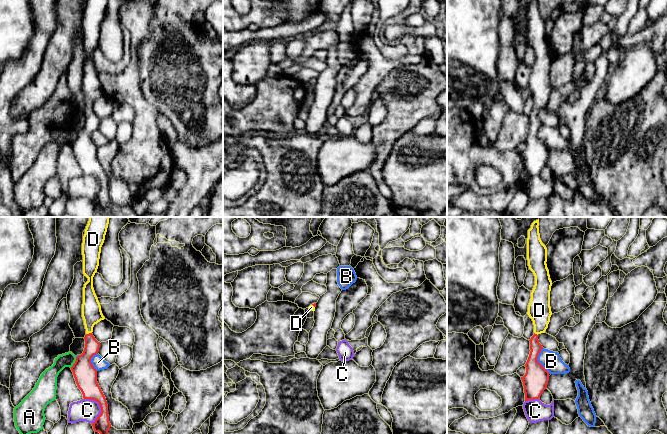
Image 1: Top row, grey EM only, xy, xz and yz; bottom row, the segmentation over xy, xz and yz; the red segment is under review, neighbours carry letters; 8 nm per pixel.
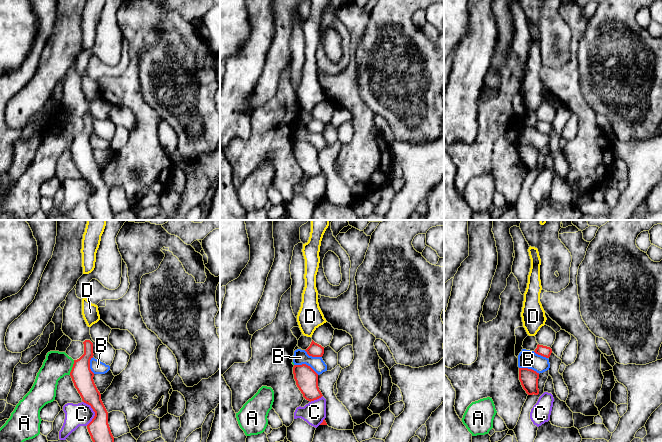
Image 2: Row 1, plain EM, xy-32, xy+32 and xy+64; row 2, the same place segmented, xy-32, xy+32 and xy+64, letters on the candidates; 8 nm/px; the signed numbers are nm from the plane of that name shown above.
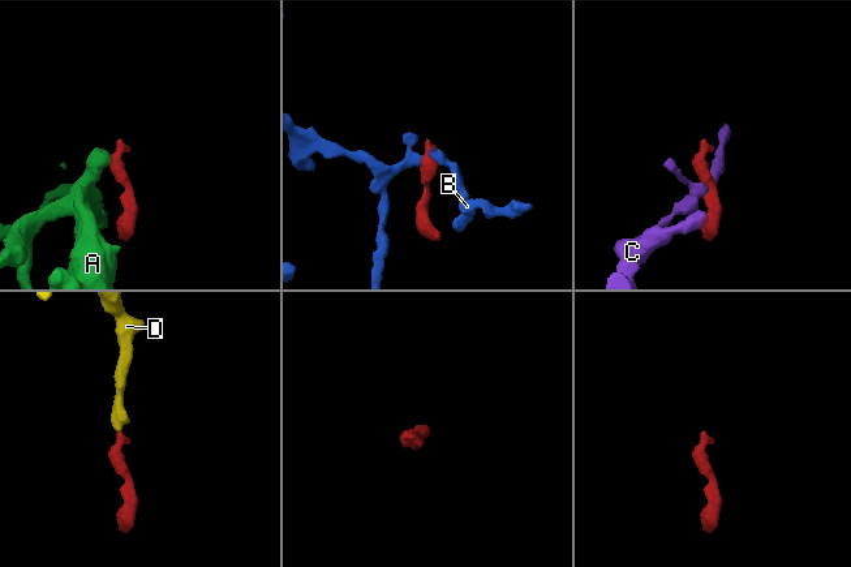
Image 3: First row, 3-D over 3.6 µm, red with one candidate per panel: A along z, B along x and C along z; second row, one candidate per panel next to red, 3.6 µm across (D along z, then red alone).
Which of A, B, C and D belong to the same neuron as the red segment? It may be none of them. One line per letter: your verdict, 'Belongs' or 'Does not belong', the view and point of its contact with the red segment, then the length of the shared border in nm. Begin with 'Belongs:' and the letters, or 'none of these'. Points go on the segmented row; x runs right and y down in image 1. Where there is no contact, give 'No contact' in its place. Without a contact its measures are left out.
Belongs: D
A: Does not belong. Touches red at xy (75, 362). Shared border 100 nm
B: Does not belong. Touches red at yz (537, 361). Shared border 220 nm
C: Does not belong. Touches red at xy (100, 407). Shared border 220 nm
D: Belongs. Touches red at xy (89, 333). Shared border 50 nm

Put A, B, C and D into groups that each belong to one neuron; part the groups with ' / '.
A / B / C / D

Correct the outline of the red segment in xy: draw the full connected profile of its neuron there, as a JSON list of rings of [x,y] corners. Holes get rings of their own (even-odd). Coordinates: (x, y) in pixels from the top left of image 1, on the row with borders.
[[[89,217],[82,243],[83,274],[88,281],[83,287],[82,317],[86,329],[85,348],[71,367],[76,384],[84,399],[99,403],[101,413],[94,423],[95,432],[108,434],[111,427],[106,398],[97,382],[97,370],[91,363],[91,358],[98,354],[100,342],[93,336],[95,324],[104,320],[101,306],[93,288],[93,277],[99,266],[101,247],[105,240],[110,217]]]

